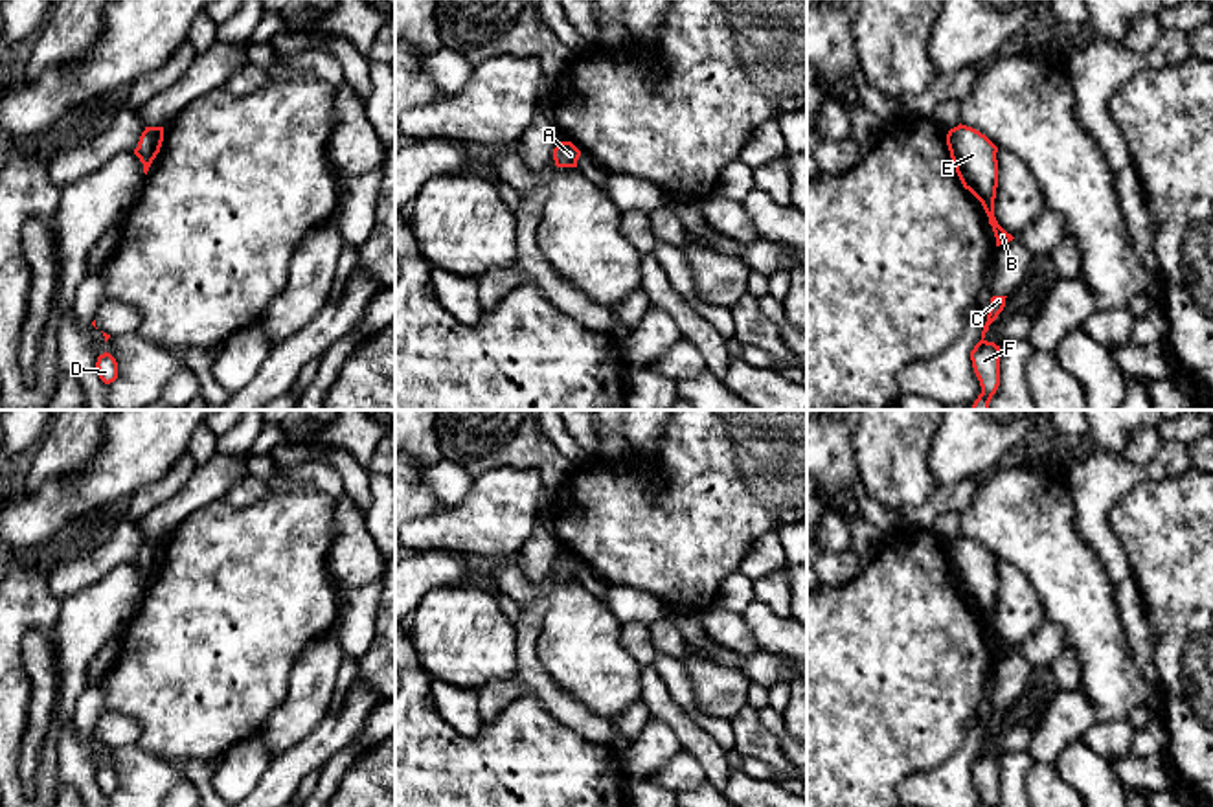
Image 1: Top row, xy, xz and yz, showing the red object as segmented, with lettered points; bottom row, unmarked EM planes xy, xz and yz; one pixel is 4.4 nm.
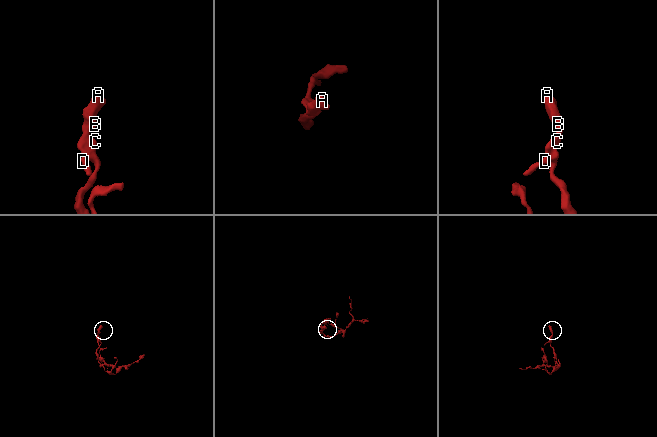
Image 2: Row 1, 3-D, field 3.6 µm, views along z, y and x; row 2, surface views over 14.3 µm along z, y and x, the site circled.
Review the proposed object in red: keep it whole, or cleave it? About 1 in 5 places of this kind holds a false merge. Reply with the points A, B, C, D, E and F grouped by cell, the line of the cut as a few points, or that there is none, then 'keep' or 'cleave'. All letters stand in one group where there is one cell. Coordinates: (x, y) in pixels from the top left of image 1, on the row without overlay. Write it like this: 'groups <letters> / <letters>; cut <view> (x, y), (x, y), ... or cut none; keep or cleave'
groups A B C D E F; cut none; keep

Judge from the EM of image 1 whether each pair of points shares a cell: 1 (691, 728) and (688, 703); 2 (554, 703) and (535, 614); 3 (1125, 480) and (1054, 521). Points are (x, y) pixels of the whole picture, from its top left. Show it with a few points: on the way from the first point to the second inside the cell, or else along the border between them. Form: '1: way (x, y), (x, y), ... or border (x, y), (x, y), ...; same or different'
1: border (662, 681), (669, 695), (721, 743); different
2: way (537, 681), (528, 666), (528, 636); same
3: border (1059, 475), (1072, 500), (1074, 528), (1092, 548); different

